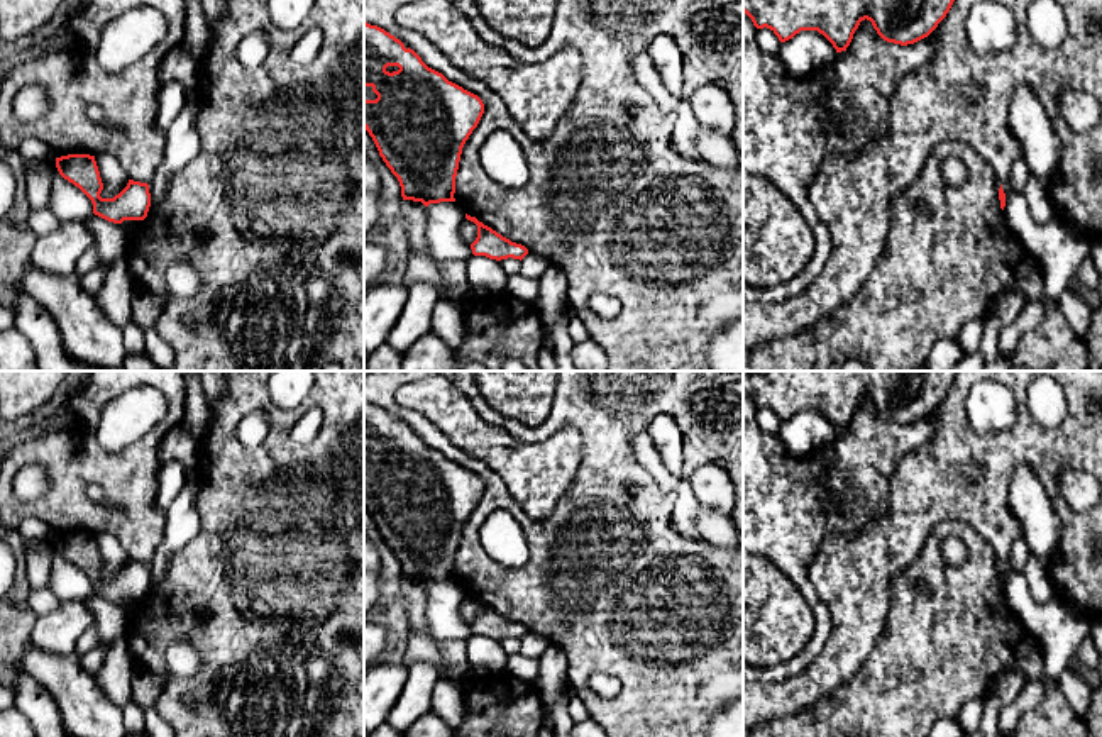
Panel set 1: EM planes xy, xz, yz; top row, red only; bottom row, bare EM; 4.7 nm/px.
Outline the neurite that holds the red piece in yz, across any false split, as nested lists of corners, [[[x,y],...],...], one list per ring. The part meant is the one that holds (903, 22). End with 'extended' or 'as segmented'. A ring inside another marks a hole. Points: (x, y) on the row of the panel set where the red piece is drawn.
[[[743,0],[743,12],[757,29],[770,29],[780,42],[801,30],[818,30],[836,49],[846,51],[862,20],[870,20],[877,34],[907,46],[928,37],[946,17],[955,0]]]; as segmented

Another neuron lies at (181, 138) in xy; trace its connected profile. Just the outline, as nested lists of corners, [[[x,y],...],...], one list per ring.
[[[186,88],[185,105],[166,130],[164,158],[149,183],[151,207],[147,215],[163,202],[171,186],[171,176],[191,163],[200,152],[200,134],[196,129],[198,110],[196,95]]]

